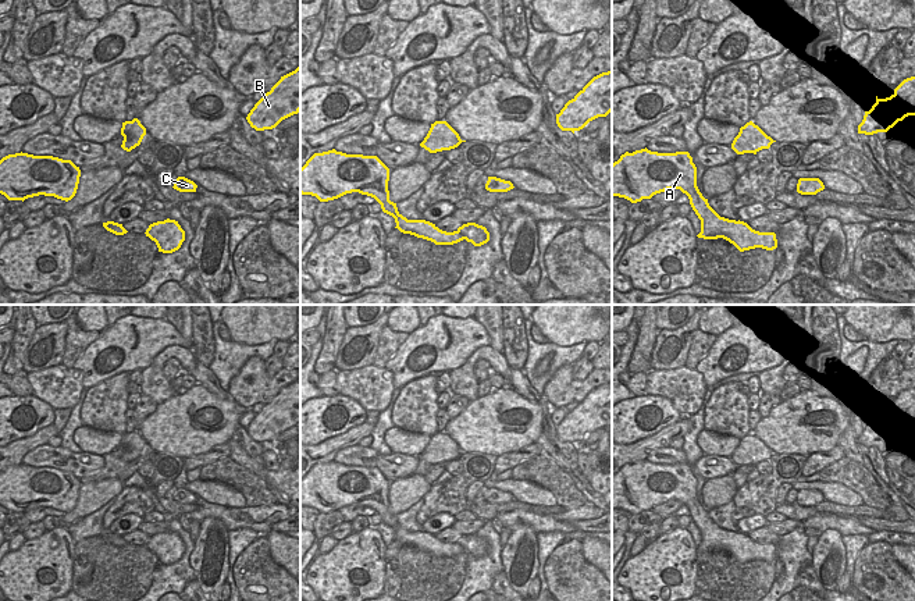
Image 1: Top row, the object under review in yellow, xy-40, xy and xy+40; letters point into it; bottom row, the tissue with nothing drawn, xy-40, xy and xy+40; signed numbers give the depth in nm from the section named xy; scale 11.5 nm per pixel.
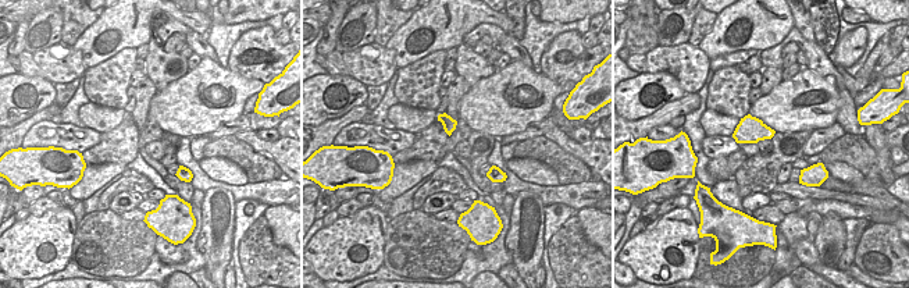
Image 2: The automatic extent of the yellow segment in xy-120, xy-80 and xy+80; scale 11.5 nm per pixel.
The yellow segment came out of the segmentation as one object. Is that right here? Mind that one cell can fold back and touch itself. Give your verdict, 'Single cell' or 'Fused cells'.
Fused cells

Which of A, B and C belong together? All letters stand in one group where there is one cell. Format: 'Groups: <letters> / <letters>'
Groups: A C / B

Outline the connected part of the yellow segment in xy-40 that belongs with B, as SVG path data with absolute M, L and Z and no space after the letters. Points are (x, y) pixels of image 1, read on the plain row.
M300 377L281 388L281 391L264 405L248 426L246 431L256 442L273 441L282 431L300 423Z

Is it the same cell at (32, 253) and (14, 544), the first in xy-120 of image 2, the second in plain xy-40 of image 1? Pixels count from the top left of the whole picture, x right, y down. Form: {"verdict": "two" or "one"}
{"verdict": "two"}

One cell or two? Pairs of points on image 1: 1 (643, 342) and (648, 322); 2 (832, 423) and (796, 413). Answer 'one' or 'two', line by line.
1: one
2: one

